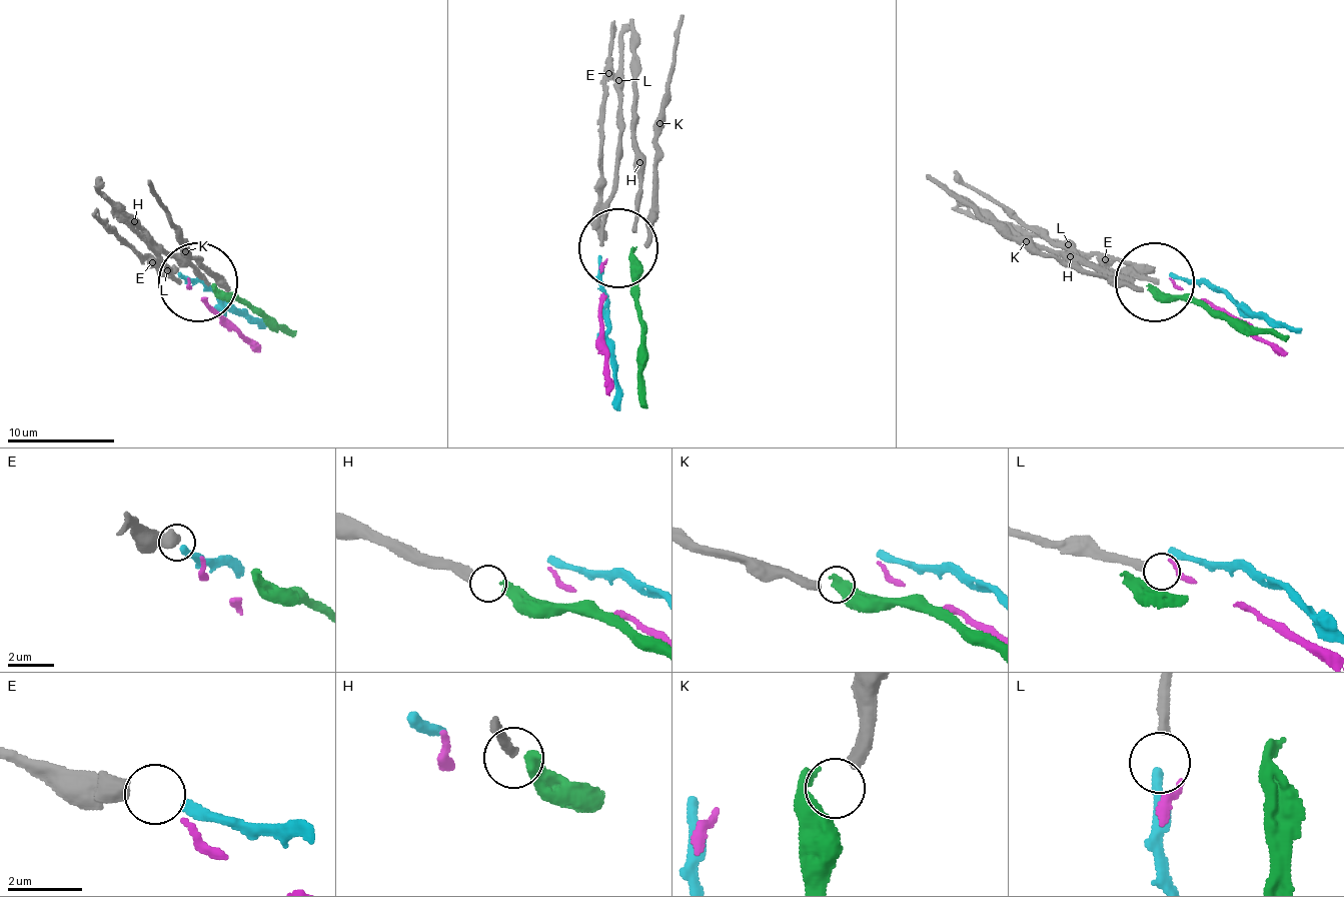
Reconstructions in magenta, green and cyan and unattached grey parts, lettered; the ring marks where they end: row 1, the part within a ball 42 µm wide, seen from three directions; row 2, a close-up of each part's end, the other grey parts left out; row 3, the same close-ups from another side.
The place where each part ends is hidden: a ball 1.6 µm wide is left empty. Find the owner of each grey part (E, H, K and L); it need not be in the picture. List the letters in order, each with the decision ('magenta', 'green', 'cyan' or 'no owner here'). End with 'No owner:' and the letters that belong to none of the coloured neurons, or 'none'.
E: cyan
H: green
K: no owner here
L: magenta
No owner: K

